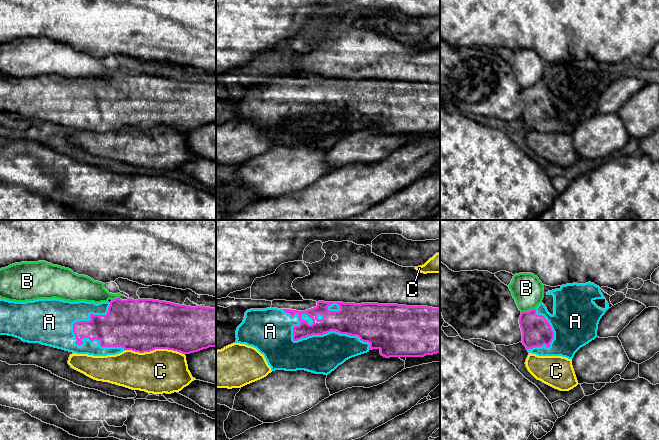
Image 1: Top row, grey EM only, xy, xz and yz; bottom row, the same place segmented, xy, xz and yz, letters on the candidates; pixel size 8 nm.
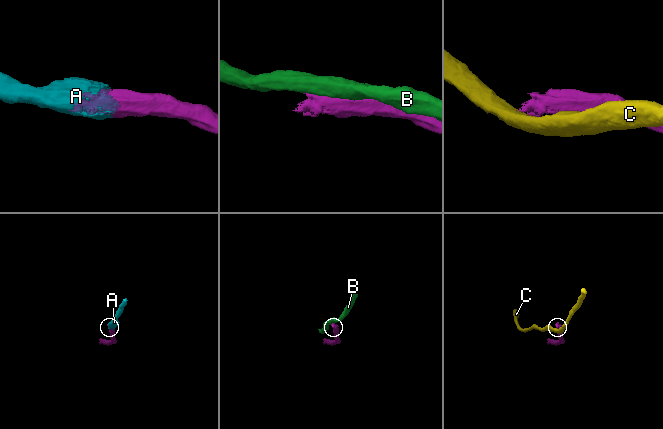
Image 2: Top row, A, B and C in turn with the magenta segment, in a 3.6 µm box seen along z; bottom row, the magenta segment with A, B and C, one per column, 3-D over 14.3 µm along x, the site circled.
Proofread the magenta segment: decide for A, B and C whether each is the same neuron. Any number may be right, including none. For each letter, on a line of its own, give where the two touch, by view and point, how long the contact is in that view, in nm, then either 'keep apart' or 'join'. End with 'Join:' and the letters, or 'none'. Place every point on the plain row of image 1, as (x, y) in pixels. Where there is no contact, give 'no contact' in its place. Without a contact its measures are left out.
A: contact xz (312, 110); length 800 nm; join
B: contact yz (528, 87); length 120 nm; keep apart
C: contact xy (155, 124); length 480 nm; keep apart
Join: A

